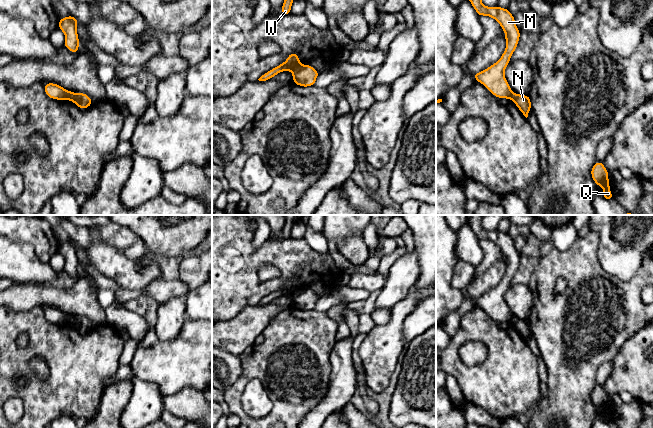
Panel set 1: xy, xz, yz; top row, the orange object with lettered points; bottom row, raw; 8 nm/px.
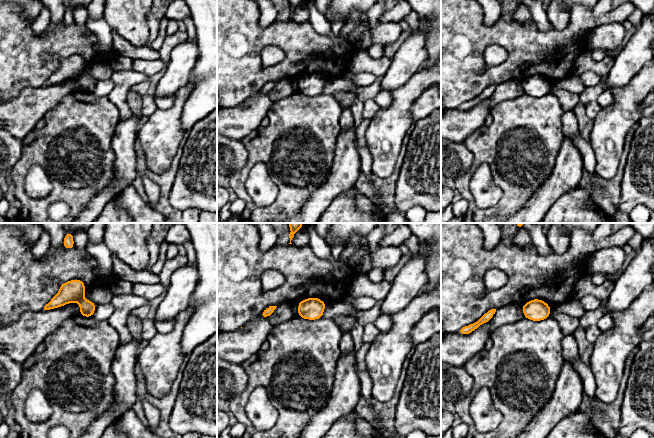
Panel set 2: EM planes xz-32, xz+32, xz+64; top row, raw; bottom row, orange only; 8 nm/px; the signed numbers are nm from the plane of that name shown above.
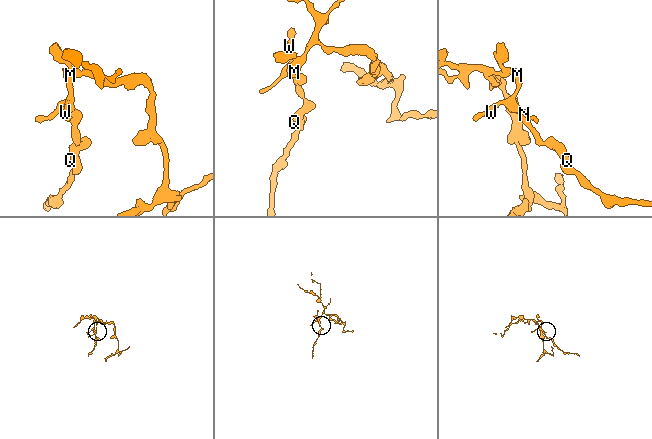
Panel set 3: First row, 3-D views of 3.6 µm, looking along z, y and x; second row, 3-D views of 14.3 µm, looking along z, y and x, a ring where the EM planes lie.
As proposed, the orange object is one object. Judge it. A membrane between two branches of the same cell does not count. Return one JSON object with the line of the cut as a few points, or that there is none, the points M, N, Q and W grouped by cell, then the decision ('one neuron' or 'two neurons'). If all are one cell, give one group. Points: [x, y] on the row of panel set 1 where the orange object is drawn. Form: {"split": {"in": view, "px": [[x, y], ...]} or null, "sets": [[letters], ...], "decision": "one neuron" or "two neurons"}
{"split": {"in": "xz", "px": [[300, 65], [292, 71]]}, "sets": [["M", "W"], ["N", "Q"]], "decision": "two neurons"}

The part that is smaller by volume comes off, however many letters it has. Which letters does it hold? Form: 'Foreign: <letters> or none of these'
Foreign: N, Q

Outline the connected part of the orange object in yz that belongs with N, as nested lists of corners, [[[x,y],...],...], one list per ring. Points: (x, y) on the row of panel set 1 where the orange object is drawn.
[[[514,94],[512,98],[521,113],[527,118],[531,110],[531,101],[529,95]]]

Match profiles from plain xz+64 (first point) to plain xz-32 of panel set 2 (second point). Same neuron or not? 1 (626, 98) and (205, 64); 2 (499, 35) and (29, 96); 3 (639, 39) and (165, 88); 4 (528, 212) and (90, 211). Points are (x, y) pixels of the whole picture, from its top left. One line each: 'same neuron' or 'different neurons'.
1: different neurons
2: different neurons
3: same neuron
4: same neuron

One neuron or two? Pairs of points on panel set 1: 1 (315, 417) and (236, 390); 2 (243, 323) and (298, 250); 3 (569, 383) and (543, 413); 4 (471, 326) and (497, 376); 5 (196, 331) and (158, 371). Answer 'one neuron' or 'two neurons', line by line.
1: two neurons
2: two neurons
3: one neuron
4: one neuron
5: one neuron

